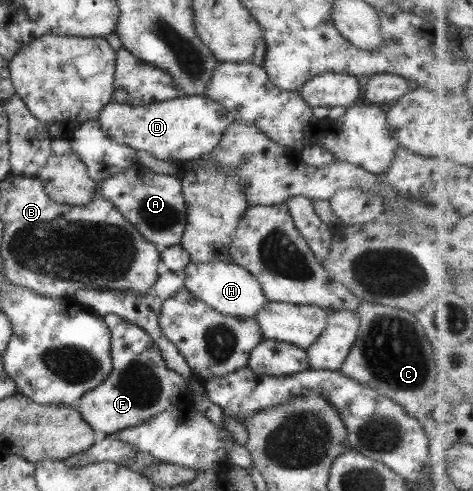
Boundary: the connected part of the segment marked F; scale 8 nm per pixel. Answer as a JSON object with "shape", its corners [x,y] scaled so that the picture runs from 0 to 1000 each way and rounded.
{"shape":[[[226,640],[218,650],[224,654],[235,680],[235,725],[237,758],[222,778],[203,792],[190,794],[173,807],[163,823],[163,837],[169,849],[199,876],[218,880],[224,888],[237,888],[258,876],[304,864],[330,843],[349,835],[376,831],[397,831],[404,821],[404,798],[393,786],[389,770],[376,760],[355,752],[351,737],[338,723],[336,709],[323,697],[321,686],[294,664],[266,656],[245,640]]]}

